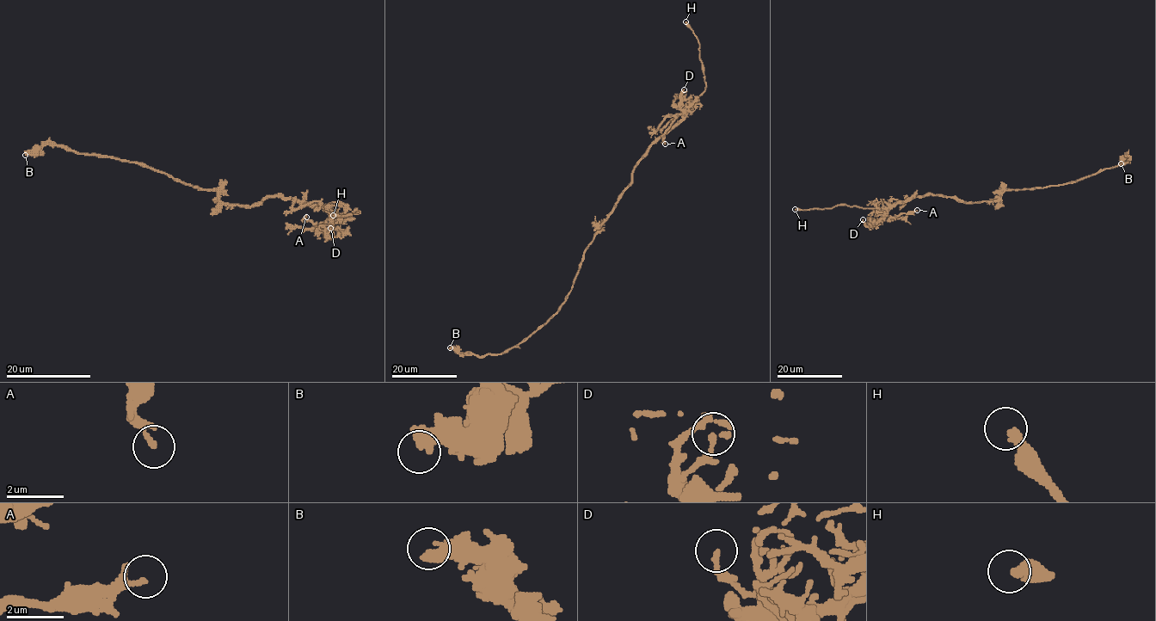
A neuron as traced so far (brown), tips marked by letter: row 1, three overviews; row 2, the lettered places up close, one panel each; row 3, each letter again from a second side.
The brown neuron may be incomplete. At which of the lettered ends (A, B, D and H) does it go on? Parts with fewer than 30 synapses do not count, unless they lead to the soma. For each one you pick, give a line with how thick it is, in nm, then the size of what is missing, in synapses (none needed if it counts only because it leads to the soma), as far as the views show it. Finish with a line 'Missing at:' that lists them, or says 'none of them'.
H: 360 nm
Missing at: H

